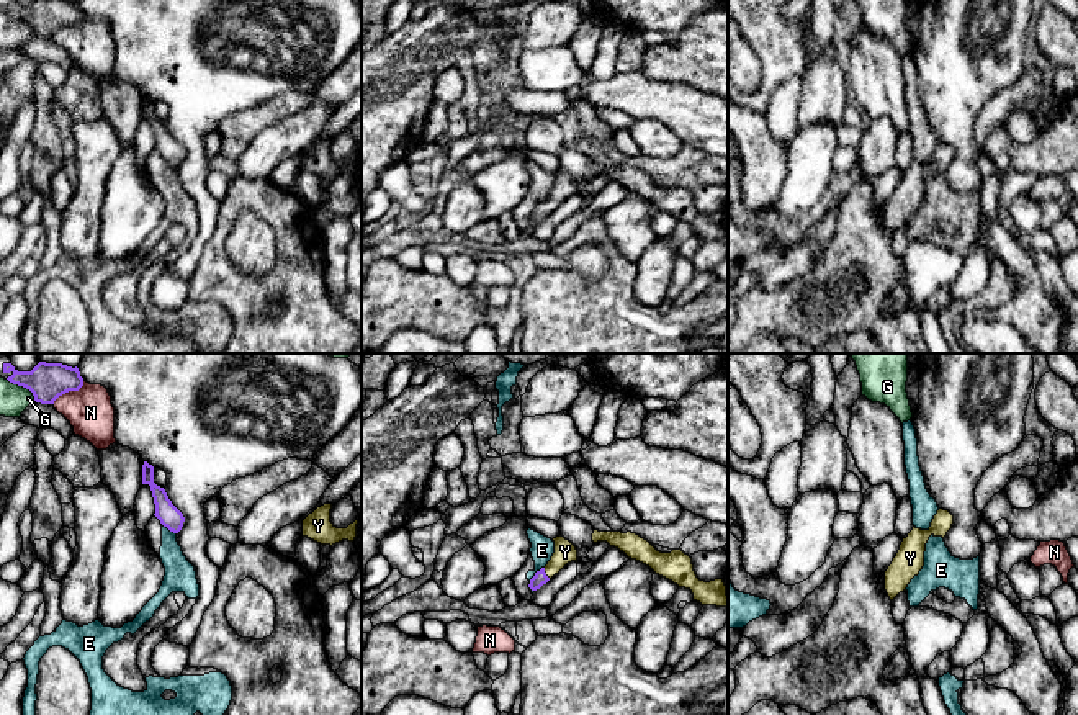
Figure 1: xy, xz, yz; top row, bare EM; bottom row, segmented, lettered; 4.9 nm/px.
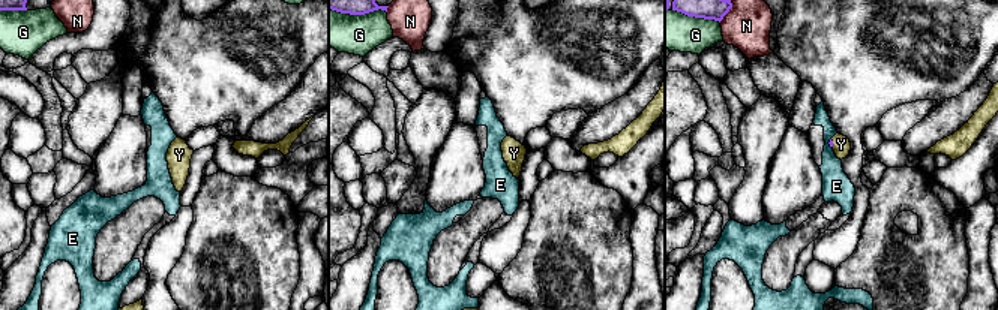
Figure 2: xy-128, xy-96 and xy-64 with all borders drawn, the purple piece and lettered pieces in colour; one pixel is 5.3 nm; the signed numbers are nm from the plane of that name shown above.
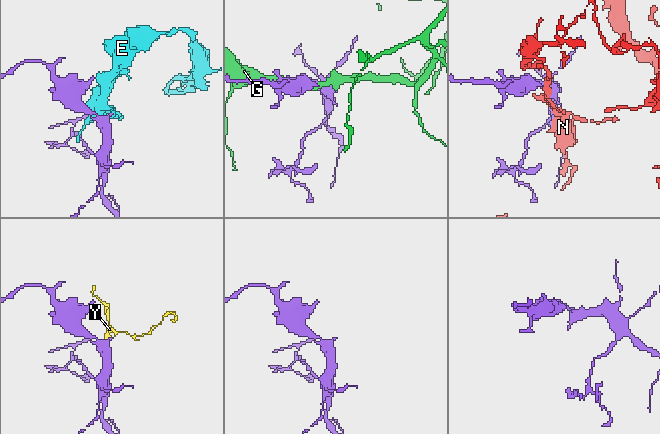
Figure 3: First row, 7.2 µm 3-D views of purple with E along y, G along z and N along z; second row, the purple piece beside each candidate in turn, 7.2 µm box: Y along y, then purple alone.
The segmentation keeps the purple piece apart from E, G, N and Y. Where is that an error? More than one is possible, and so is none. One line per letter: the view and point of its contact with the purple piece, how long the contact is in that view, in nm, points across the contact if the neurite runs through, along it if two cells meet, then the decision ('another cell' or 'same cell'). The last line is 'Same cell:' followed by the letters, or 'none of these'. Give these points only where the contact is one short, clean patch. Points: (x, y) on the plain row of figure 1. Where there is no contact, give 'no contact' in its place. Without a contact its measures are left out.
E: meets purple in xz at (535, 206); contact 100 nm long; border along xz (543, 200), (529, 213); another cell
G: meets purple in xy at (23, 20); contact 180 nm long; another cell
N: meets purple in xy at (69, 23); contact 190 nm long; another cell
Y: meets purple in xz at (545, 206); contact 70 nm long; runs through xz (540, 211), (545, 206), (565, 185); same cell
Same cell: Y

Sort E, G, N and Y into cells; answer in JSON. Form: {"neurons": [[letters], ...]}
{"neurons": [["E"], ["G"], ["N"], ["Y"]]}

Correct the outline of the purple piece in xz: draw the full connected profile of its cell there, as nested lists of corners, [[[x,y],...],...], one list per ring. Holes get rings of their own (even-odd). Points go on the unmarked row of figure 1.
[[[564,170],[553,172],[555,175],[555,187],[548,198],[535,206],[535,209],[530,213],[528,221],[532,224],[540,223],[543,218],[546,218],[555,208],[558,208],[568,196],[576,195],[577,196],[577,183],[576,180],[566,173]]]

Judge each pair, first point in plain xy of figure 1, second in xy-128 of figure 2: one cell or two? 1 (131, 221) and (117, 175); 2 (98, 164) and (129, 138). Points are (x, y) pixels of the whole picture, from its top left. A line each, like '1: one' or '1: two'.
1: one
2: two

